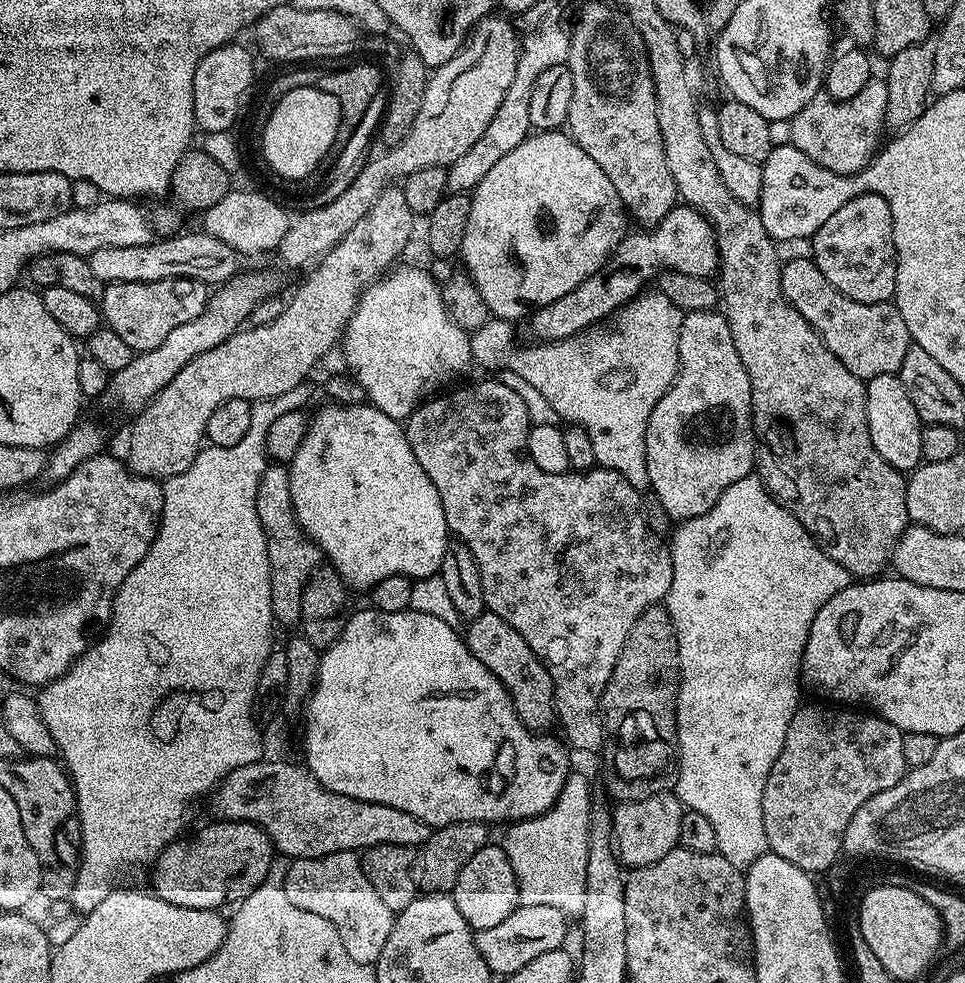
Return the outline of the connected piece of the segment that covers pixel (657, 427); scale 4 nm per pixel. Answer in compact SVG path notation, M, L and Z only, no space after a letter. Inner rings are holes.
M719 311L711 312L685 312L684 321L678 334L678 354L680 355L680 369L676 372L676 381L668 387L668 392L662 394L658 406L654 406L654 414L650 414L650 422L646 422L644 431L644 453L646 454L646 484L656 491L656 500L664 507L664 512L675 522L683 522L690 518L696 518L706 514L718 502L720 495L738 478L746 478L753 475L754 465L757 463L756 455L756 430L752 427L752 391L750 390L750 378L746 374L746 366L742 366L742 358L738 358L738 350L734 346L734 338L730 334L730 326L726 318Z

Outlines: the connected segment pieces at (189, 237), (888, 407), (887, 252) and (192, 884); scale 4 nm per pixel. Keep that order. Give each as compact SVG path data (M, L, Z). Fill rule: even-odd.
M203 230L184 232L181 236L153 239L146 246L106 246L88 255L90 270L105 284L118 282L158 282L159 280L200 280L215 286L235 276L242 268L240 253Z
M882 374L866 384L866 422L870 426L870 442L874 442L874 450L890 462L898 471L908 474L912 469L920 467L922 454L922 422L918 418L918 410L914 410L914 402L910 402L910 394L906 394L906 386L902 386L899 375Z
M873 192L845 199L835 214L811 237L811 259L826 274L826 282L850 299L863 304L882 304L896 295L896 243L890 206Z
M238 820L235 822L215 823L198 829L193 836L185 835L183 838L173 840L156 857L150 868L153 884L151 887L154 889L155 895L160 896L174 906L214 908L220 910L223 909L222 906L227 900L239 902L244 897L250 895L263 880L267 880L268 871L271 870L274 863L272 839L260 827L250 822Z

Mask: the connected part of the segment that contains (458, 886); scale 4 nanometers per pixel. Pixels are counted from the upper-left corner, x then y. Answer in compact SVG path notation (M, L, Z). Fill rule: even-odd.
M489 842L482 850L478 850L478 854L474 854L474 858L462 866L462 874L458 874L458 882L454 882L450 895L454 906L458 906L458 914L462 914L462 918L466 918L468 925L476 932L490 930L490 926L514 914L520 904L520 884L516 881L514 866L510 866L510 858L506 858L503 847L499 843Z

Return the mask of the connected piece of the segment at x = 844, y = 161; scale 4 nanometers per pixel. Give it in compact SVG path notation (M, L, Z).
M873 78L862 86L862 94L849 100L831 100L827 94L814 97L804 109L790 120L790 142L806 158L834 170L839 176L853 176L868 165L881 147L880 135L886 132L886 94L888 85Z

